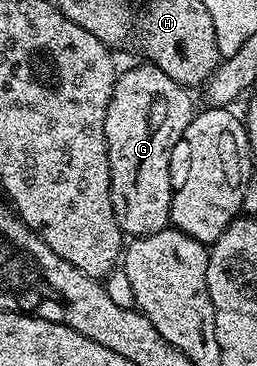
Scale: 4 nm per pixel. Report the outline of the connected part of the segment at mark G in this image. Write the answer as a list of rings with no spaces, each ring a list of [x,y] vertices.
[[[152,64],[133,66],[116,75],[111,104],[107,104],[105,139],[109,149],[109,183],[111,184],[111,204],[117,217],[122,235],[142,238],[166,229],[170,225],[169,209],[173,185],[169,169],[171,152],[183,136],[187,124],[191,124],[195,113],[193,98],[188,89],[167,76],[166,72]]]

